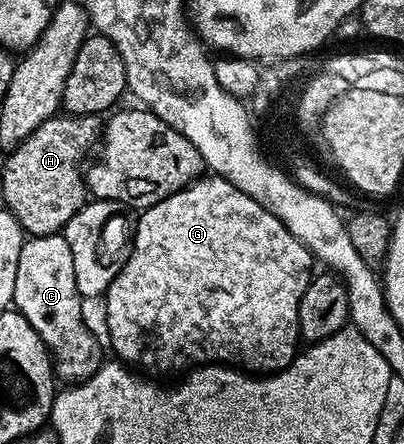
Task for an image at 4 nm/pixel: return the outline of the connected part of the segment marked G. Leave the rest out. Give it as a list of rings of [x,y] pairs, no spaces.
[[[202,176],[180,190],[158,197],[149,205],[153,204],[142,212],[137,222],[137,231],[131,234],[132,250],[124,259],[125,267],[118,274],[116,271],[112,275],[107,286],[107,342],[113,345],[114,352],[118,354],[114,355],[125,364],[142,362],[145,366],[157,365],[161,370],[169,370],[172,366],[188,367],[190,364],[240,364],[249,372],[276,372],[282,369],[294,353],[293,345],[299,342],[297,308],[303,293],[301,277],[308,272],[311,263],[311,255],[306,246],[267,208],[220,176]]]

